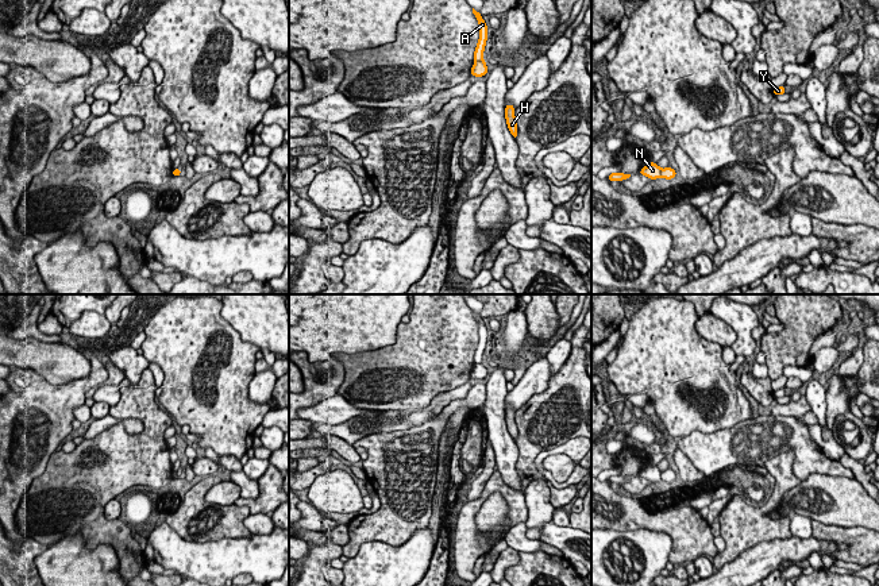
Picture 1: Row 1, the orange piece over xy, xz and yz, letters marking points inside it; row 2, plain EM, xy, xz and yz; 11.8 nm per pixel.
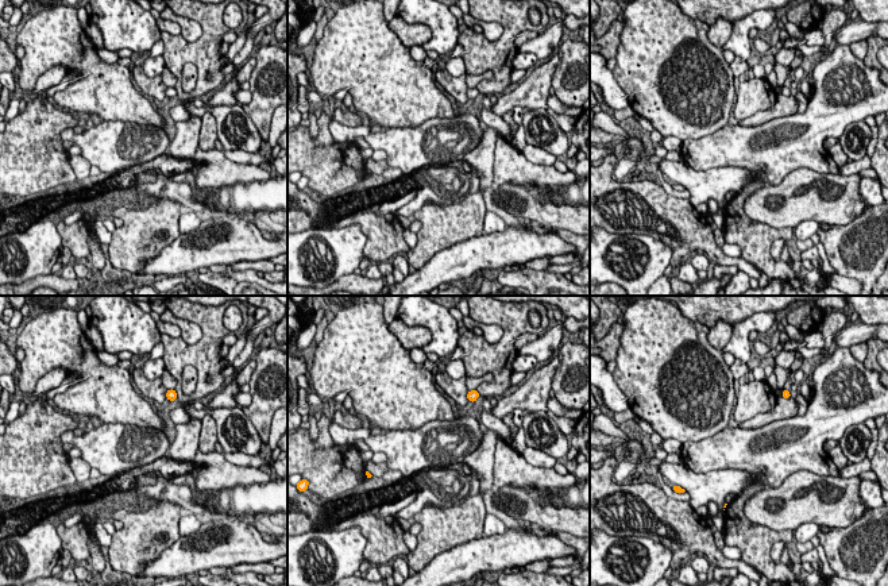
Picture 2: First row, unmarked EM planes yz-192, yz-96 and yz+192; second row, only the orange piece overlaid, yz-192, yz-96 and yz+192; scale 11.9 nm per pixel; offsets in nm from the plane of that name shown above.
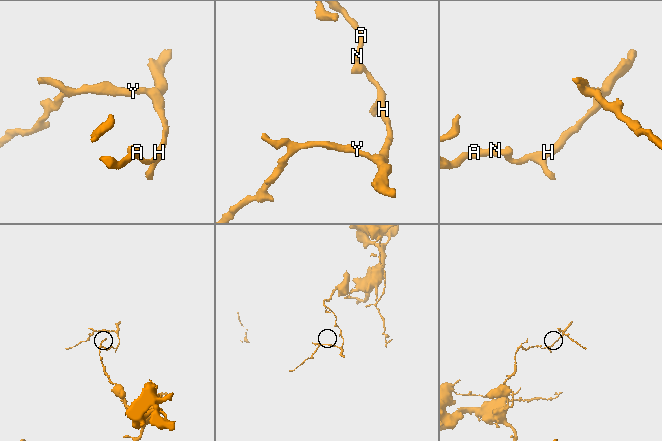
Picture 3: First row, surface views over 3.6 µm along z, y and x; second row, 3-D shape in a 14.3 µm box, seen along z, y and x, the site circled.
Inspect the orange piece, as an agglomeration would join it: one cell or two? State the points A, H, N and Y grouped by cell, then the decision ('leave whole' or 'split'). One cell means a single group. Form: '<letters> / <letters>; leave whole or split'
A N / H Y; split

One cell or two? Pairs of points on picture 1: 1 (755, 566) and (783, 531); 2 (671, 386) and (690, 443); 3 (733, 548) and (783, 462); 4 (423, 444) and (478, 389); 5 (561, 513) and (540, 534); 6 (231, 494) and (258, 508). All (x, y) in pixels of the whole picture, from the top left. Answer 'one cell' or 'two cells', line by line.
1: two cells
2: two cells
3: one cell
4: one cell
5: two cells
6: two cells

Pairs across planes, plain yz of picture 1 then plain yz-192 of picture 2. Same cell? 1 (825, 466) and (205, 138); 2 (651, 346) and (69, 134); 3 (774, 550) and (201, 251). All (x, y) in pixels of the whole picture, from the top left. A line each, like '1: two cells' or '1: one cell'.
1: two cells
2: two cells
3: one cell

